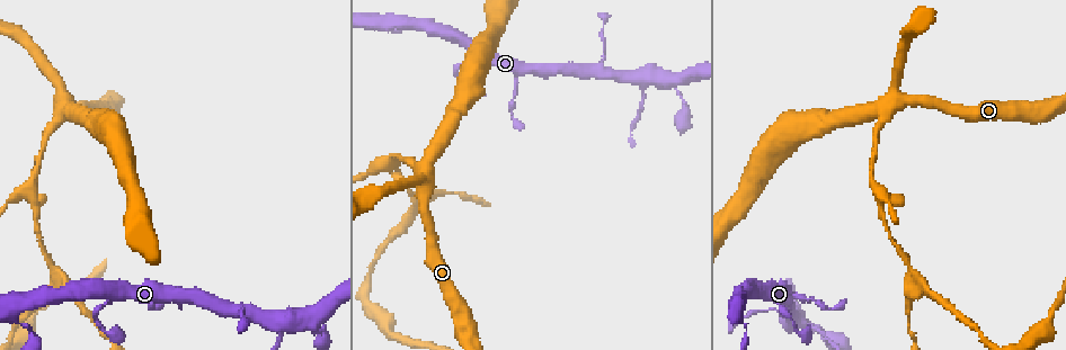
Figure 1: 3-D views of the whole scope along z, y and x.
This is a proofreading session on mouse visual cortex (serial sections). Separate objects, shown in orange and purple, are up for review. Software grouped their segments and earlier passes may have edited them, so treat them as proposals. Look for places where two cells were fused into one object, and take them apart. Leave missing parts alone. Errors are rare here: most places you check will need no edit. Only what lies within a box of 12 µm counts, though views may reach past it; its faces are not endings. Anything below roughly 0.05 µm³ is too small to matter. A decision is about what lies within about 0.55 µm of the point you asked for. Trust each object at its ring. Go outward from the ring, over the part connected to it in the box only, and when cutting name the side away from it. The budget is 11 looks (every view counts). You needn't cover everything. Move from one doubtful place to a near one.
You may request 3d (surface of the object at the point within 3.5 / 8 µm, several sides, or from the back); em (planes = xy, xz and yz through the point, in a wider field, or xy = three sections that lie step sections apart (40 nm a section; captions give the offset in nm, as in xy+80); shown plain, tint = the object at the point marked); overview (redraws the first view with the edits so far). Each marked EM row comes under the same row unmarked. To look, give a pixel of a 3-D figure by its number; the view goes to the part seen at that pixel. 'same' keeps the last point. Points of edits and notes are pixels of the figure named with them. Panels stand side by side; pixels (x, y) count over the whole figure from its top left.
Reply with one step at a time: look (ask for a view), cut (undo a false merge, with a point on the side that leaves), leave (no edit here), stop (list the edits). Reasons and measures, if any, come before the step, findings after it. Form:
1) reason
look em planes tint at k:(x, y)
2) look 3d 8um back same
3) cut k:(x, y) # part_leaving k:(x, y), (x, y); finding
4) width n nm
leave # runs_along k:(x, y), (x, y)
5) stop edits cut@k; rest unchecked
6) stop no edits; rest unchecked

four arms meet
look 3d 8um at 1:(371, 19)

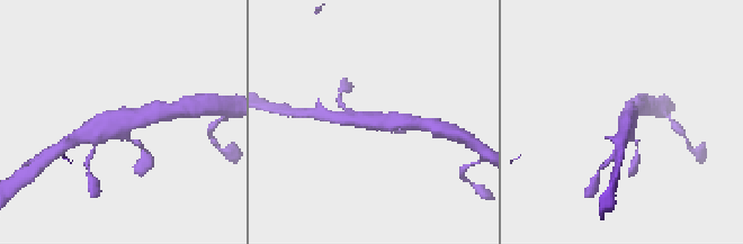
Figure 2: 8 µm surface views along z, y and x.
arms 4; arm_widths 100, 350, 350, 450 nm
look em xy step 1 tint at 2:(376, 123)

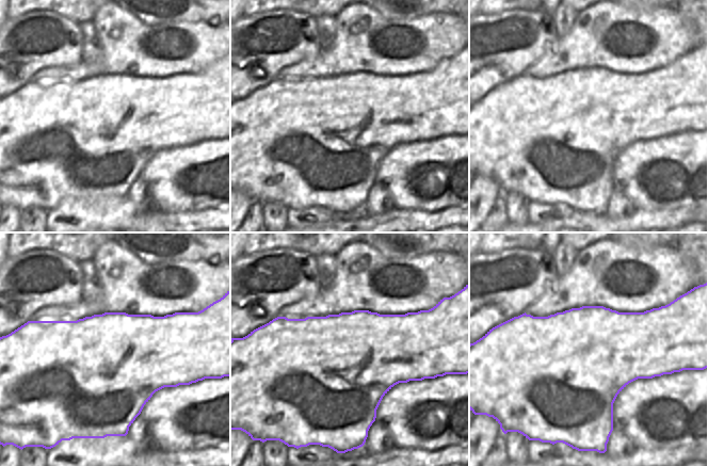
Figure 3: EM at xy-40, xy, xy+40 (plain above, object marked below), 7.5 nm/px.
leave # all the same cell

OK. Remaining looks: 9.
calibre changes
look 3d 3.5um at 1:(57, 119)

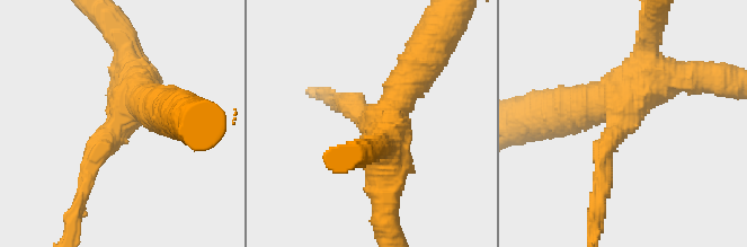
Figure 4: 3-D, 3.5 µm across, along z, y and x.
arms 4; arm_widths 250, 350, 400, 600 nm; shape alone is not enough
look em xy step 3 tint at 4:(121, 119)

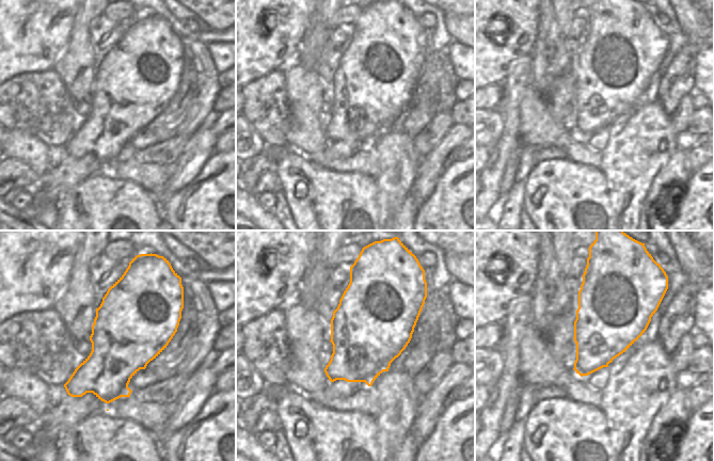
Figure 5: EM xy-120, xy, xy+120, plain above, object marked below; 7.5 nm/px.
cut it another way
look em xy step 1 tint same

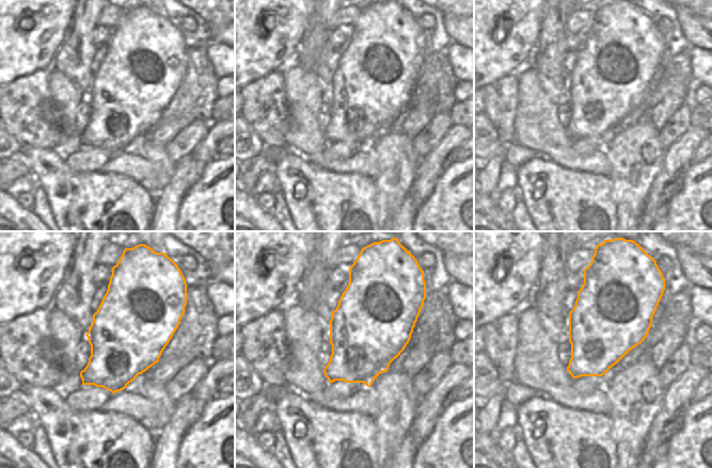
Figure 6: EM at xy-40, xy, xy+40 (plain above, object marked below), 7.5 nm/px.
width 600 nm
leave # runs_along 4:(385, 192), (382, 125), (420, 64); continuous, no second cell

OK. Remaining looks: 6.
four or more arms meet
look 3d 8um at 1:(881, 189)

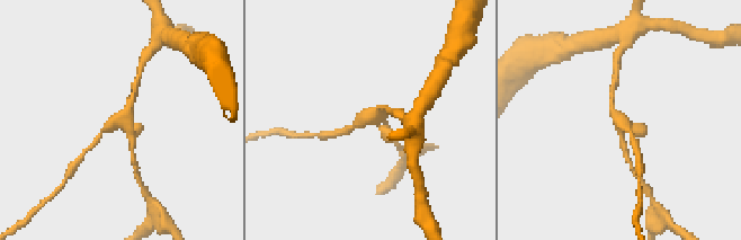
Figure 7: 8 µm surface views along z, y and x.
closer look
look 3d 3.5um at 7:(121, 120)

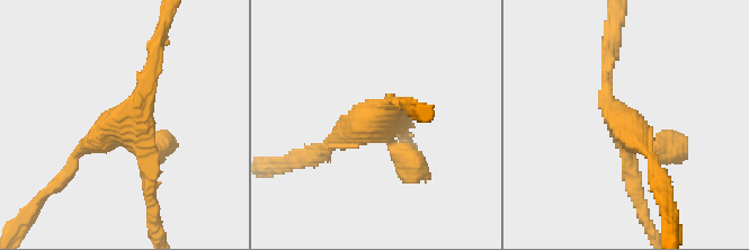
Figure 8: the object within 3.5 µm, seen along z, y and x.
arms 4; arm_widths 150, 200, 250, 350 nm; shape alone is not enough
look em xy step 3 tint at 8:(128, 124)

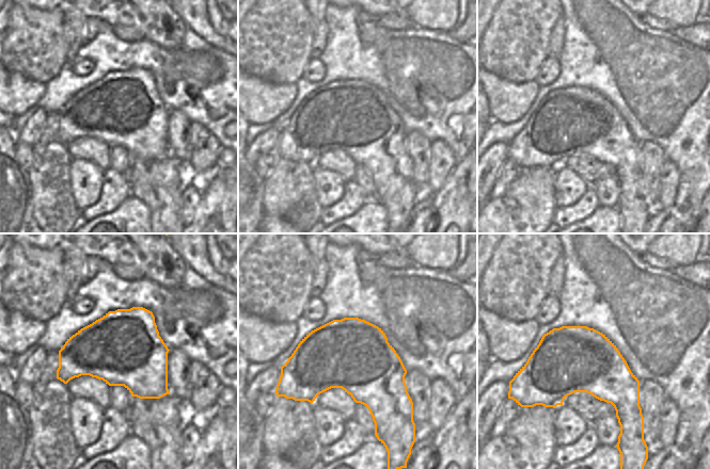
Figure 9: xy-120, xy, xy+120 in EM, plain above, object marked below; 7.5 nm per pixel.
leave # runs_along 8:(608, 59), (608, 104), (629, 132), (638, 194); continuous, no second cell

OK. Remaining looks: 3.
arms part here
look 3d 8um back at 1:(917, 277)

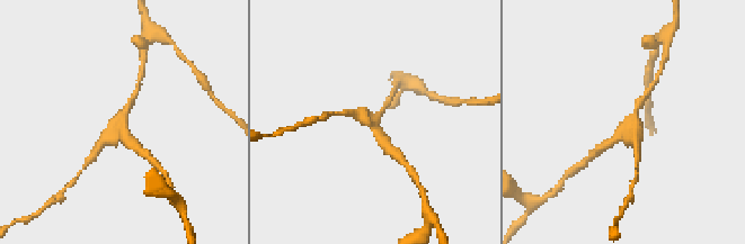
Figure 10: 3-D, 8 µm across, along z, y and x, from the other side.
closer look
look 3d 3.5um at 10:(121, 121)

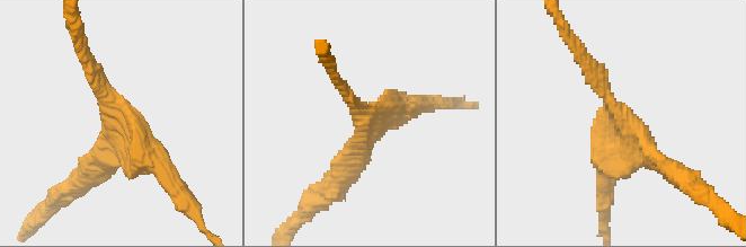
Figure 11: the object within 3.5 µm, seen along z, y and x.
arms 3; arm_widths 200, 250, 350 nm; shape alone is not enough
look em xy step 2 tint at 11:(112, 121)

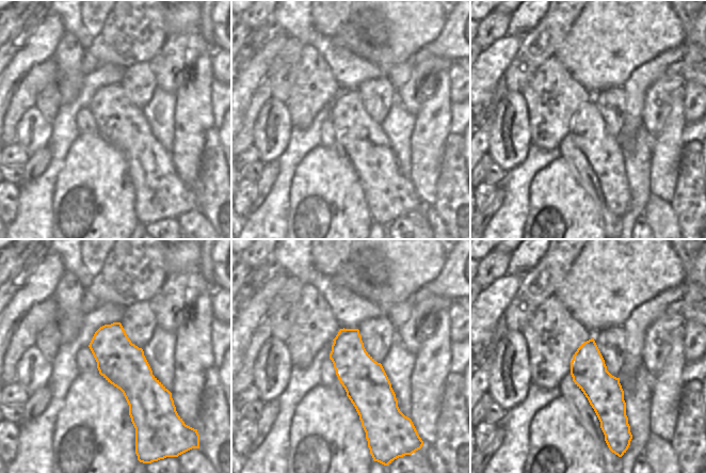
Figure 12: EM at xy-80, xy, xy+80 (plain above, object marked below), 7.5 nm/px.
leave # runs_along 11:(586, 61), (623, 120), (673, 171); all the same cell

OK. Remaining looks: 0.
stop no edits; rest unchecked

